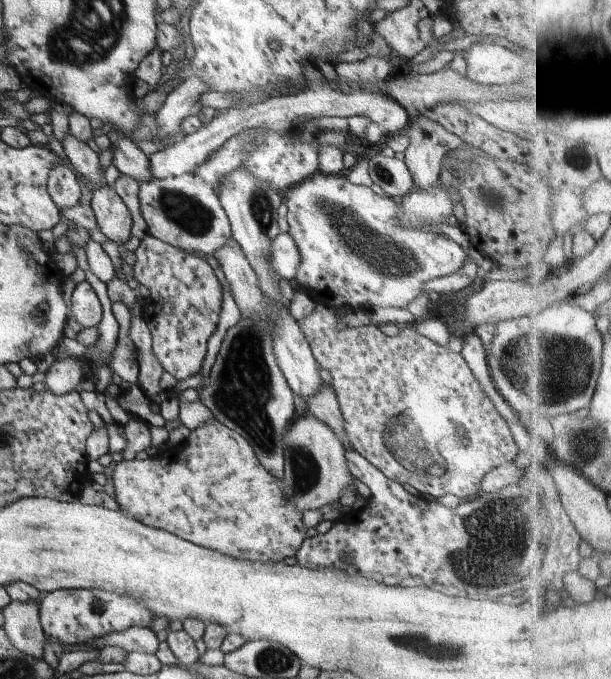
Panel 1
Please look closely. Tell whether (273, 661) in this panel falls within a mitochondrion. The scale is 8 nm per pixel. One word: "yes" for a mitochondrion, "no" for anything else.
yes

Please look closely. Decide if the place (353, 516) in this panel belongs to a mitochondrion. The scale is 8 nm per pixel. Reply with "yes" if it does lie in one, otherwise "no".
no

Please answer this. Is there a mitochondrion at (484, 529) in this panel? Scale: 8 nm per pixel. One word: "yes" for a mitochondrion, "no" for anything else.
yes

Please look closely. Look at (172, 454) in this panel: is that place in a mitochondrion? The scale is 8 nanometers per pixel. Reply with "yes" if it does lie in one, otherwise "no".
no

